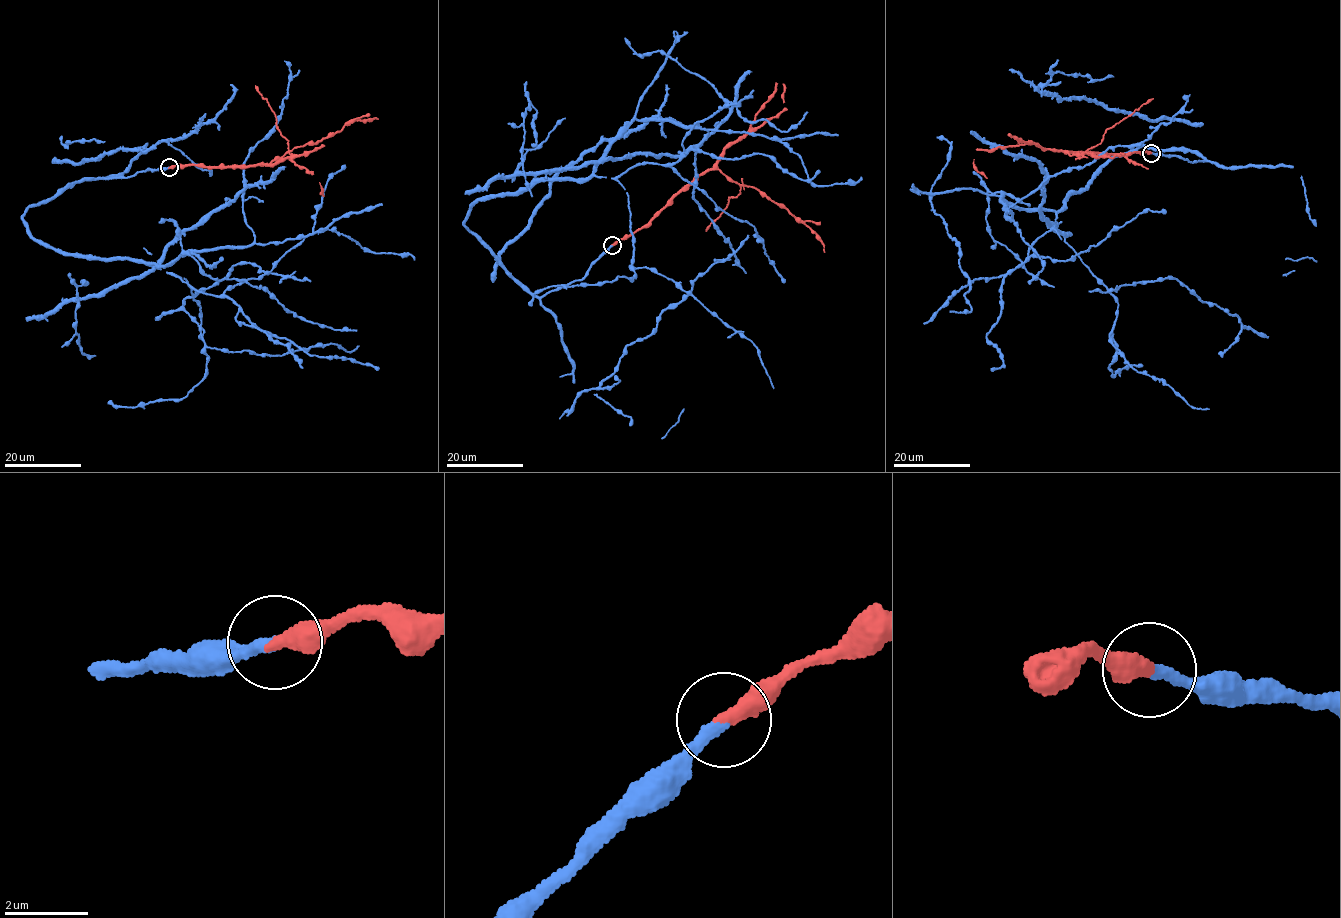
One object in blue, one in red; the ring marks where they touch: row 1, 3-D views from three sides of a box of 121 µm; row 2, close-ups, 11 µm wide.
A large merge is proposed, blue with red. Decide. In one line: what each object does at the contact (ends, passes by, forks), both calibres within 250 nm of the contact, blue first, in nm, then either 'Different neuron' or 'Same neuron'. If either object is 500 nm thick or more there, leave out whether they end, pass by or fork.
At the ring blue ends. At the ring red ends. Thickness 300 nm (blue) against 420 nm. Same neuron

